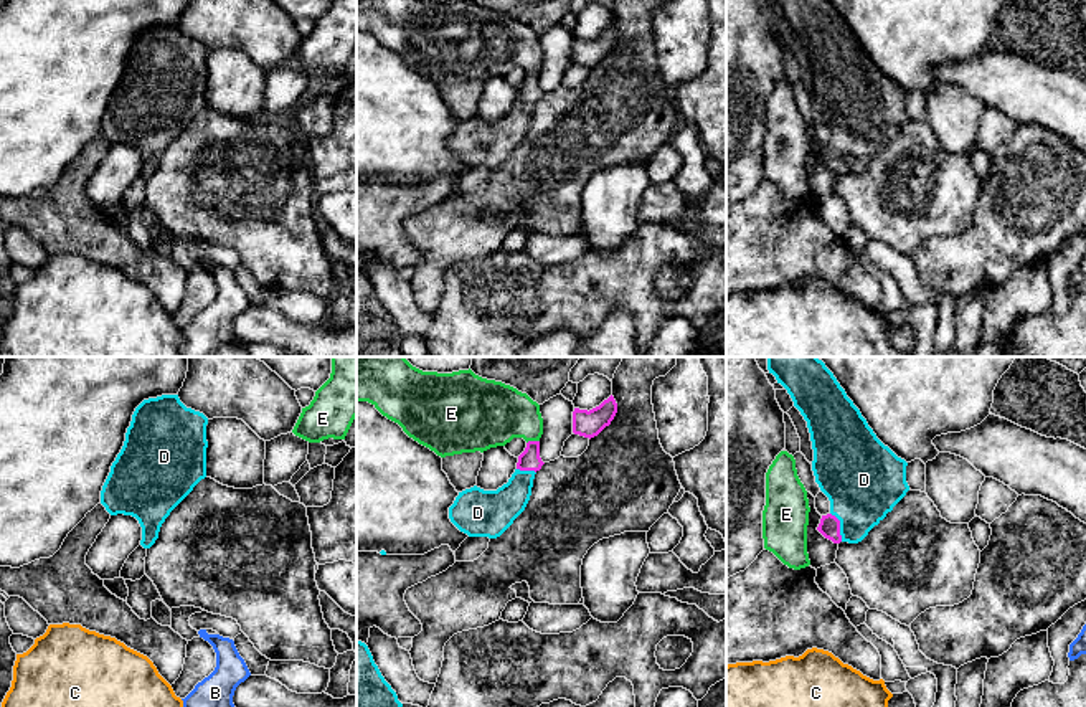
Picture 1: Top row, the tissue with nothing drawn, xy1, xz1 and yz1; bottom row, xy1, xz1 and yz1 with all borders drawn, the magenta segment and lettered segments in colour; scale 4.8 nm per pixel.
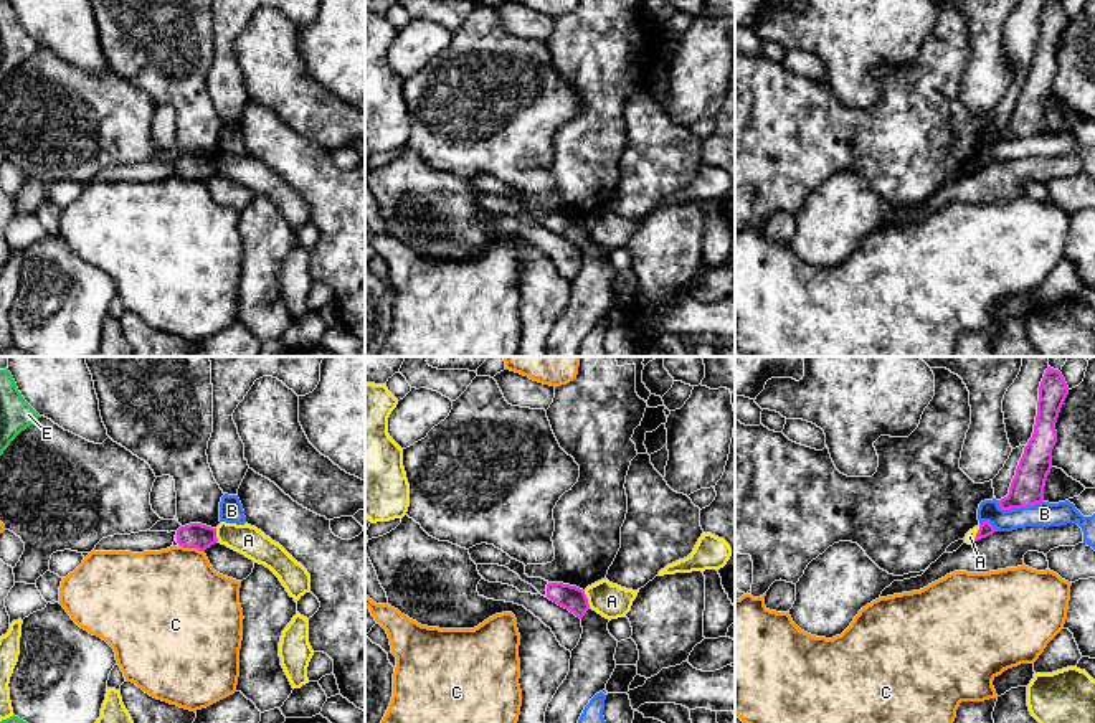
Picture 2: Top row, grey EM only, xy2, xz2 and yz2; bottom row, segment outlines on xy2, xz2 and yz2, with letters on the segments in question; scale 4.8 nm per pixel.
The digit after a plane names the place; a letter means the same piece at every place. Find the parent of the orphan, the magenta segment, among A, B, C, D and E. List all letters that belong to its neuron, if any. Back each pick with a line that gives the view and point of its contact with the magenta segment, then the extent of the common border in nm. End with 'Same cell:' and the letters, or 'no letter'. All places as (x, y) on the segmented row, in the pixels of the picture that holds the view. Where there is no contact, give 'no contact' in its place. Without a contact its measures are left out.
D: meets magenta in yz1 at (839, 527); contact 160 nm long
Same cell: D

